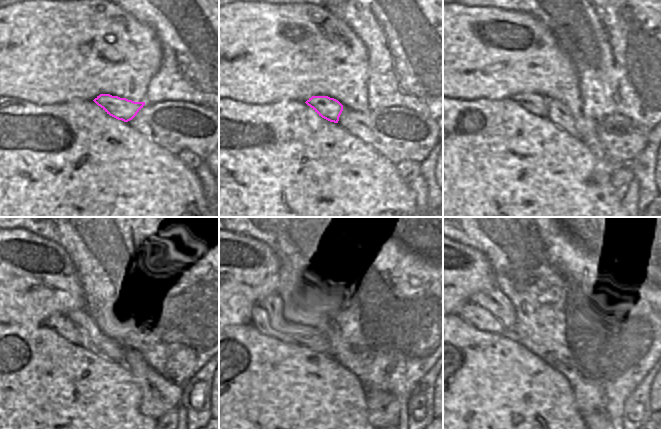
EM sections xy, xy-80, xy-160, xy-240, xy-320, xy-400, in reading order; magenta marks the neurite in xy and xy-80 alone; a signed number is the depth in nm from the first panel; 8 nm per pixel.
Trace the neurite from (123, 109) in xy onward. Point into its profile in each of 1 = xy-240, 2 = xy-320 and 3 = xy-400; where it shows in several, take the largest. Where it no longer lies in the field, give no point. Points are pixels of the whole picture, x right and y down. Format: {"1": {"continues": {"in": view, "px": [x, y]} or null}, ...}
{"1": {"continues": {"in": "xy-240", "px": [66, 328]}}, "2": {"continues": {"in": "xy-320", "px": [260, 318]}}, "3": {"continues": {"in": "xy-400", "px": [480, 318]}}}

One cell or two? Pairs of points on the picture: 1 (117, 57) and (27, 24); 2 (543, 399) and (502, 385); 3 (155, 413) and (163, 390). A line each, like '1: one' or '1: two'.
1: one
2: one
3: one

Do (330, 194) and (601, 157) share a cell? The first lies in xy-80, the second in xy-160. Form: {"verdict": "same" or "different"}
{"verdict": "different"}

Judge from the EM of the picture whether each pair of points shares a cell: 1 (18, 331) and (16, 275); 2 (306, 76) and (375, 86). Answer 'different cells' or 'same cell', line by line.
1: different cells
2: different cells

